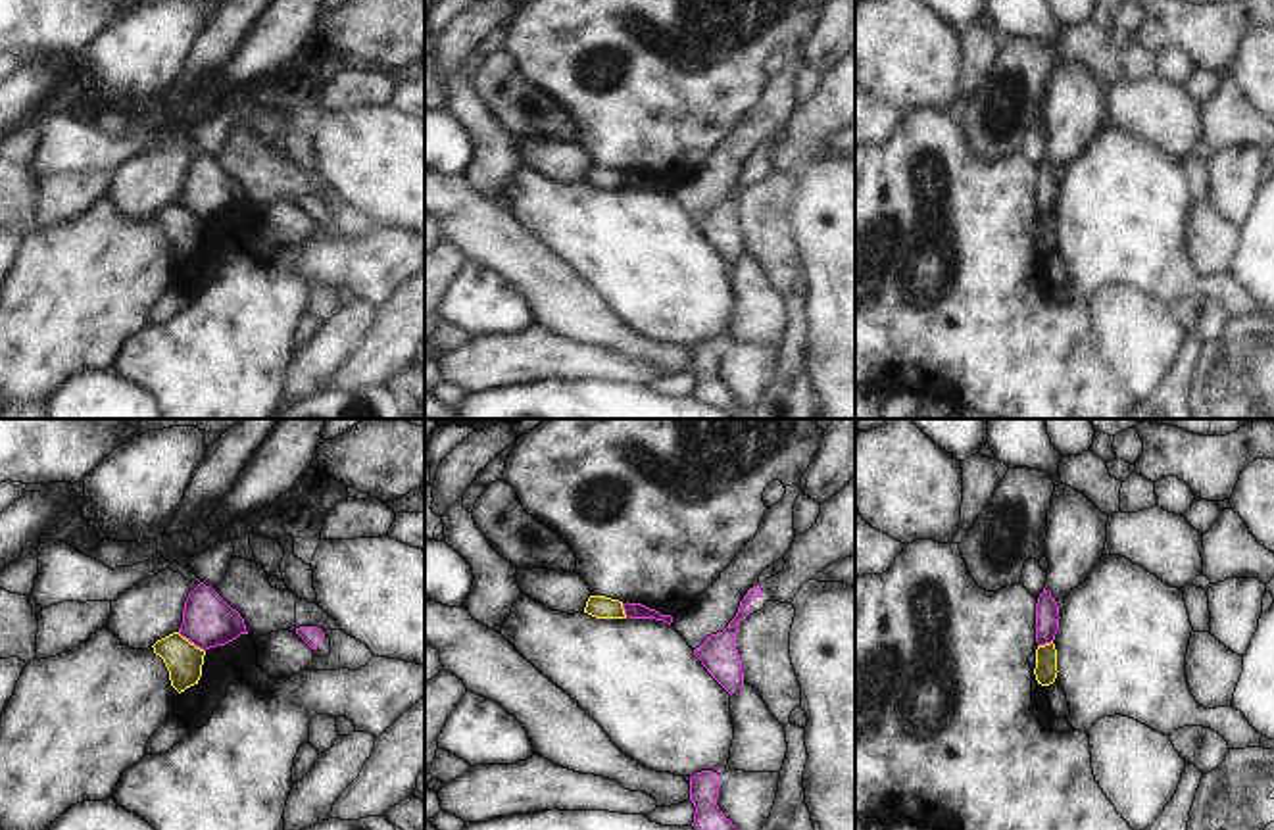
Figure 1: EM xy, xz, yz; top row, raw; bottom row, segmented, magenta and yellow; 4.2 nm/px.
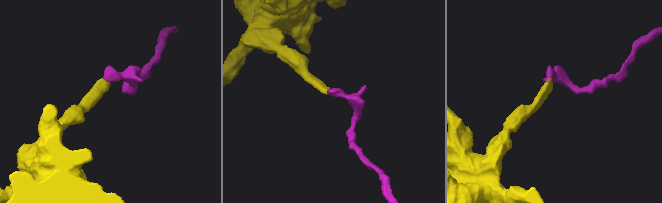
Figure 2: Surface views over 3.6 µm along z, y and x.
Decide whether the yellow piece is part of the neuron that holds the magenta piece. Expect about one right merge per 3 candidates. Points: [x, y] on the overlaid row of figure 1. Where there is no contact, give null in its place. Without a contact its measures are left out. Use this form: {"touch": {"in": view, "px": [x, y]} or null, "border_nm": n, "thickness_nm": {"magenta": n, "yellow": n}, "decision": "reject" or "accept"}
{"touch": {"in": "xy", "px": [191, 642]}, "border_nm": 150, "thickness_nm": {"magenta": 220, "yellow": 160}, "decision": "reject"}

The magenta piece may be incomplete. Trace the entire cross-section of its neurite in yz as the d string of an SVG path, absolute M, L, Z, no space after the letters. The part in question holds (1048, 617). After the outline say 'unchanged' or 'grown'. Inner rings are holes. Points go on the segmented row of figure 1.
M1043 588L1036 603L1036 642L1040 646L1051 644L1055 640L1059 619L1059 605L1051 592Z; unchanged

